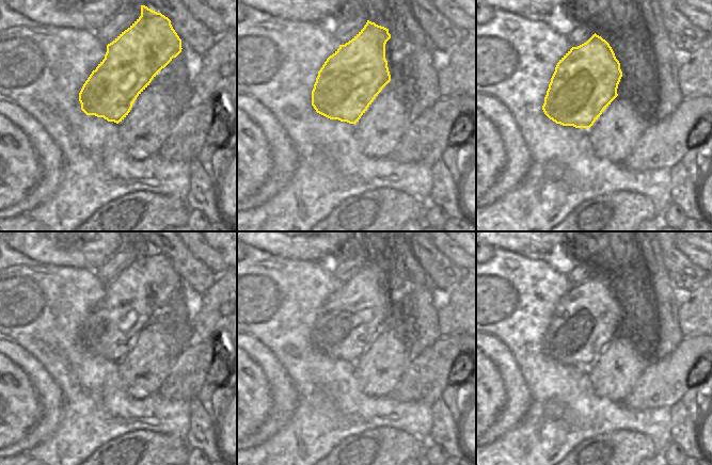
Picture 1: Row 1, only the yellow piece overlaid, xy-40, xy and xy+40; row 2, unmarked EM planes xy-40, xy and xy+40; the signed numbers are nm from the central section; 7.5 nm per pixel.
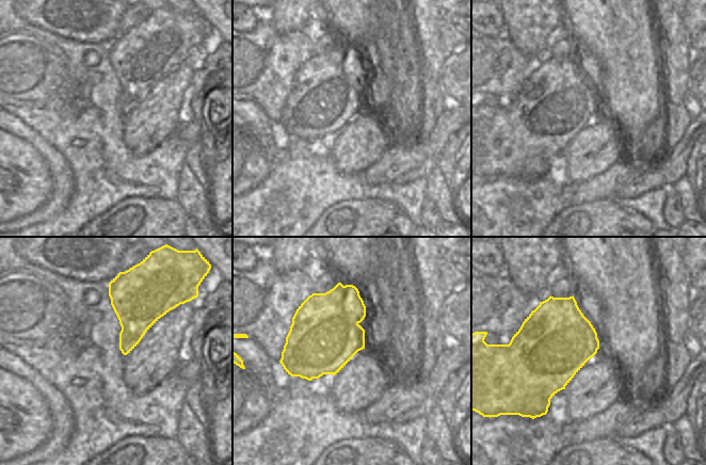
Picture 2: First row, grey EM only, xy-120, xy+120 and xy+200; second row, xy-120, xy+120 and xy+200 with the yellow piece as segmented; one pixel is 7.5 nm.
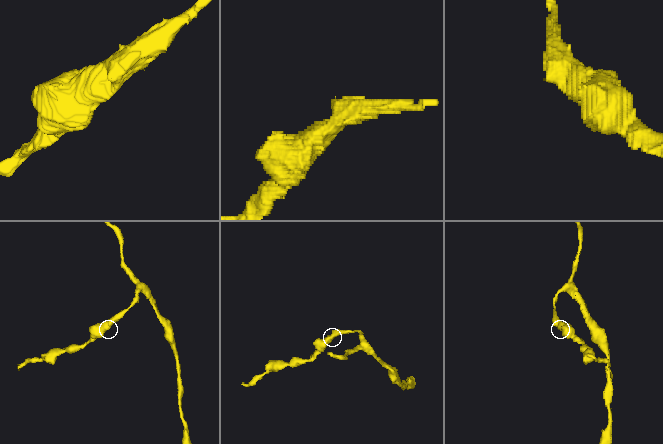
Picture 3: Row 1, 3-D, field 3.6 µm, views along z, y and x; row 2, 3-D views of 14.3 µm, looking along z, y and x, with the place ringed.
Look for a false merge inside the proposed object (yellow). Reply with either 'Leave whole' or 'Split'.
Leave whole.

